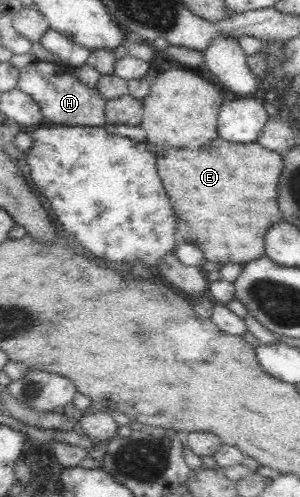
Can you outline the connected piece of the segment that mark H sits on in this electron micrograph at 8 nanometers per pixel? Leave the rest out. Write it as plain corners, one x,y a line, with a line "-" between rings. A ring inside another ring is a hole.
35,60
19,68
18,90
28,94
38,103
42,118
54,124
105,125
106,99
96,88
88,88
74,74
58,68
57,61

